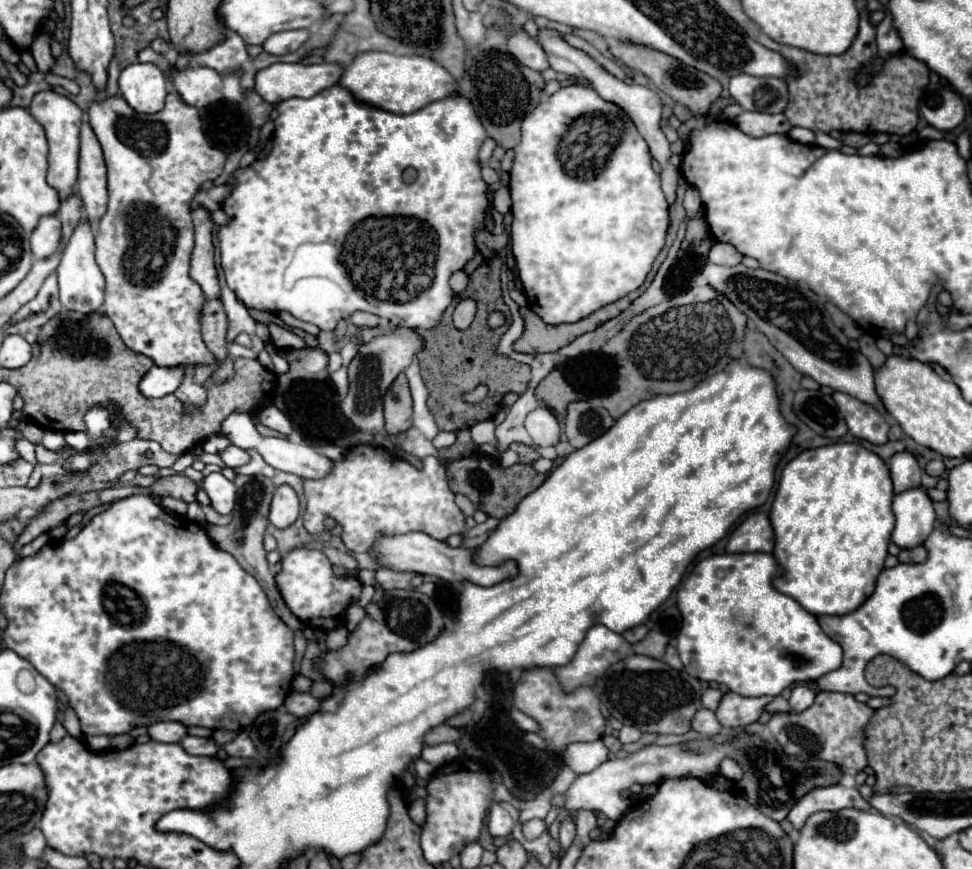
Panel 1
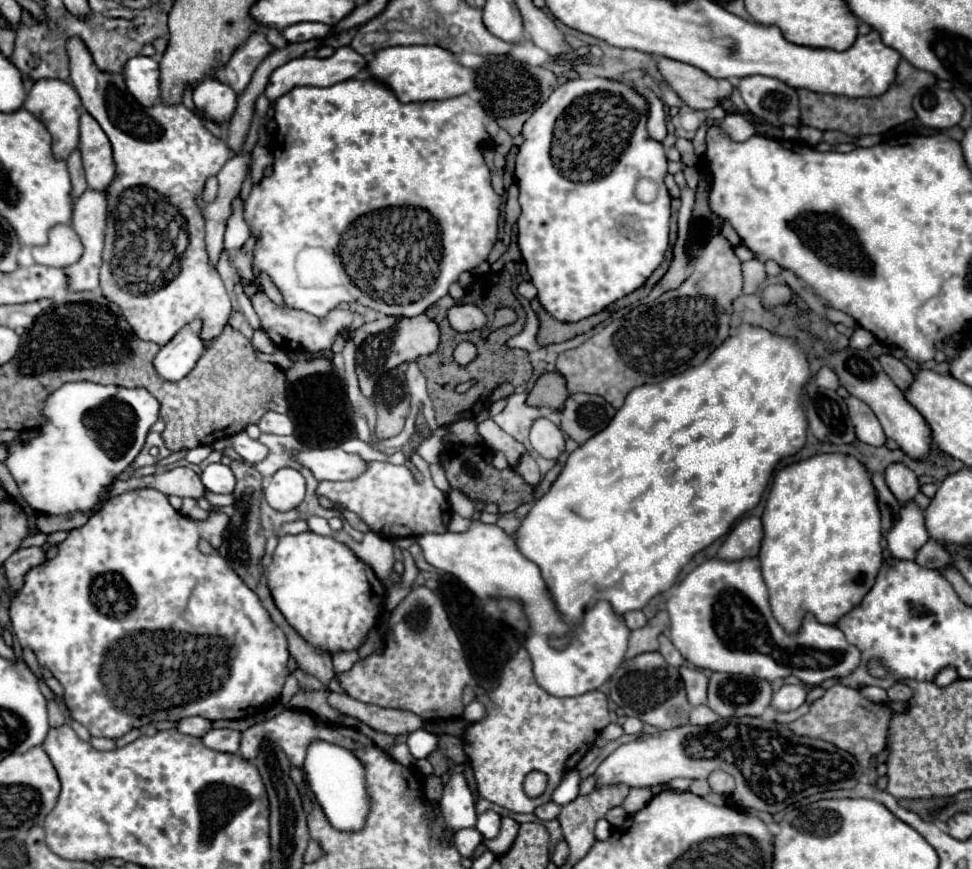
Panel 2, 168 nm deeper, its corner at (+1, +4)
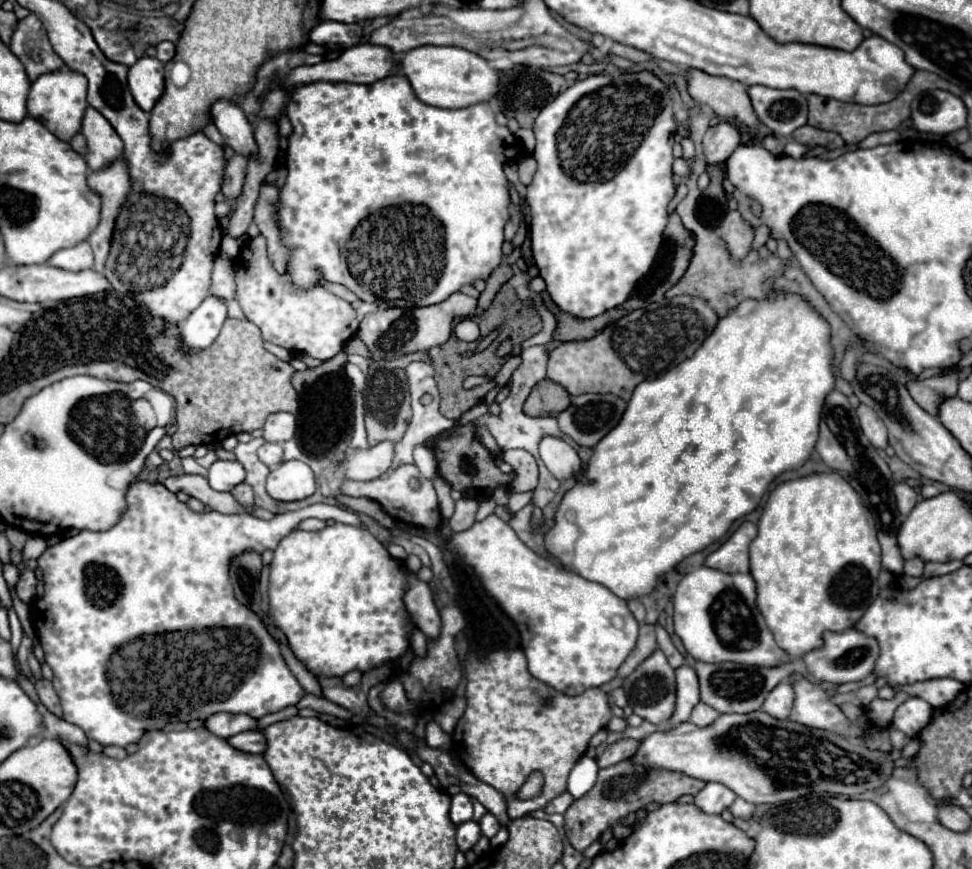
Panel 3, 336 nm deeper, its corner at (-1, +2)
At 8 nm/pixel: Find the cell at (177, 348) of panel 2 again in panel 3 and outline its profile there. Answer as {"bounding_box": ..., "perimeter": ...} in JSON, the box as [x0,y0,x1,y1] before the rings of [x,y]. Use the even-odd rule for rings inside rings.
{"bounding_box":[181,295,227,351],"perimeter":[[[209,295],[191,315],[181,323],[181,343],[189,351],[201,351],[209,347],[221,331],[227,319],[227,301]]]}

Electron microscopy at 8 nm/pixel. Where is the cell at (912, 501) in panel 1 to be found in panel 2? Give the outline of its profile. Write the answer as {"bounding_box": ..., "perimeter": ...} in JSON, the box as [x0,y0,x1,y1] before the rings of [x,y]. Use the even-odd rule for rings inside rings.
{"bounding_box":[885,501,929,559],"perimeter":[[[915,501],[901,505],[899,521],[895,525],[891,525],[885,539],[887,539],[887,547],[893,557],[915,559],[915,553],[929,539],[923,509]]]}

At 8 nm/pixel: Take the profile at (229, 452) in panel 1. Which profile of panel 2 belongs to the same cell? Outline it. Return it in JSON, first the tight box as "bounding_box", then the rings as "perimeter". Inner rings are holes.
{"bounding_box":[231,431,267,463],"perimeter":[[[245,431],[235,433],[231,437],[231,447],[235,449],[235,453],[239,453],[239,457],[247,463],[259,463],[261,459],[265,459],[267,455],[267,447],[261,445],[259,441],[253,441]]]}

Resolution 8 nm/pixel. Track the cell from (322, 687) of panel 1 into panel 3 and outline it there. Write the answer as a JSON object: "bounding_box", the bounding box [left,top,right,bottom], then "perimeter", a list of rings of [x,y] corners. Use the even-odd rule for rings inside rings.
{"bounding_box":[297,695,353,719],"perimeter":[[[305,695],[305,697],[297,703],[297,709],[305,709],[305,707],[309,707],[309,709],[313,709],[313,711],[317,711],[317,713],[335,715],[335,717],[341,717],[341,719],[351,719],[351,717],[353,717],[353,713],[351,713],[349,709],[343,709],[343,707],[339,707],[339,705],[335,705],[335,703],[329,703],[327,699],[315,697],[315,695]]]}

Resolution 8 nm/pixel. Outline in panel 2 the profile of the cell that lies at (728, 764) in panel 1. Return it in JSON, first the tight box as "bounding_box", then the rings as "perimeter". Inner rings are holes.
{"bounding_box":[709,769,735,795],"perimeter":[[[717,769],[715,773],[711,773],[709,783],[713,793],[721,793],[721,795],[729,795],[735,789],[735,779],[729,773],[723,773],[723,769]]]}

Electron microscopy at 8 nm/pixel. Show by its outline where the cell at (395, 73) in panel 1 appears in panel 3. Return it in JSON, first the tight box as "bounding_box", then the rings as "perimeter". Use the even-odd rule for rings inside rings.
{"bounding_box":[399,45,499,109],"perimeter":[[[423,45],[423,47],[411,49],[401,57],[399,71],[411,81],[415,95],[423,103],[435,105],[435,107],[461,109],[481,101],[489,101],[493,99],[493,95],[497,95],[497,79],[499,79],[497,69],[493,69],[487,59],[463,47]]]}

